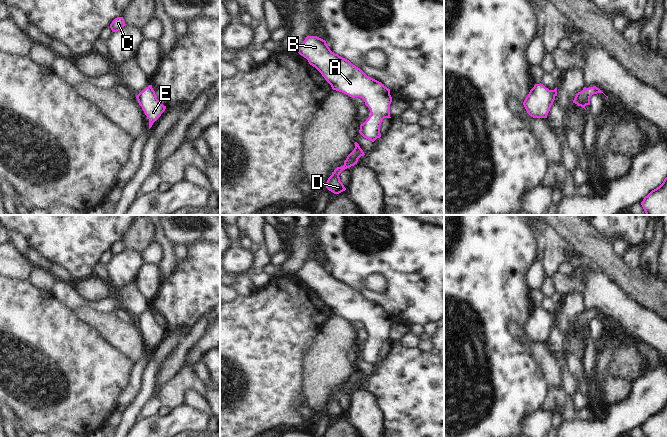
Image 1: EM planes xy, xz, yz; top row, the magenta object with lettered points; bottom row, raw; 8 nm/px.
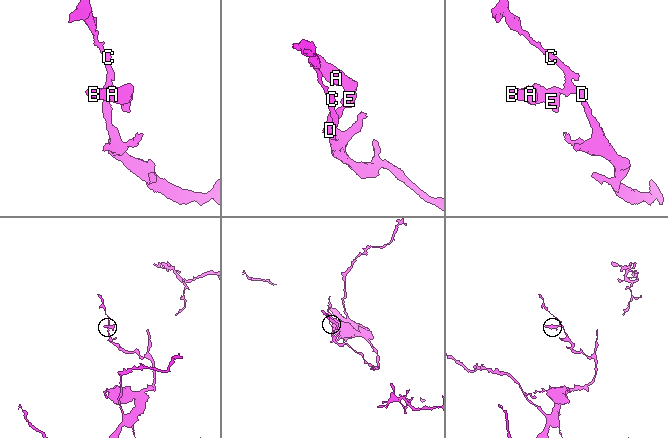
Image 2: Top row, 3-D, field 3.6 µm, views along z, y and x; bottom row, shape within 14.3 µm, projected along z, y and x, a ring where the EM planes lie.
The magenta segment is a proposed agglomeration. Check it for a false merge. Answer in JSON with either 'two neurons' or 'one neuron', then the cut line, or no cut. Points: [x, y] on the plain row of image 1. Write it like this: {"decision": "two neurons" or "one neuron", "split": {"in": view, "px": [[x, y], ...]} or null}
{"decision": "one neuron", "split": null}

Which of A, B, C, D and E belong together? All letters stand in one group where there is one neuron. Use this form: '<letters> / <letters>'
A B C D E

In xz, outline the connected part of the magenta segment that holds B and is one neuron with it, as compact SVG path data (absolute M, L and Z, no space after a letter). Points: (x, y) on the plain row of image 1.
M307 260L297 274L322 298L333 314L364 324L371 339L360 349L359 357L372 366L380 362L383 343L391 342L390 313L367 300L349 284L332 276L326 265L317 260Z

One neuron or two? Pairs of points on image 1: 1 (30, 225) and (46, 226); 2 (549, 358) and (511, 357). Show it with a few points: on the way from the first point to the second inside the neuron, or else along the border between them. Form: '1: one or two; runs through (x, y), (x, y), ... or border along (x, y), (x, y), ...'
1: one; runs through (34, 225), (42, 225)
2: two; border along (517, 340), (536, 362), (543, 379)

